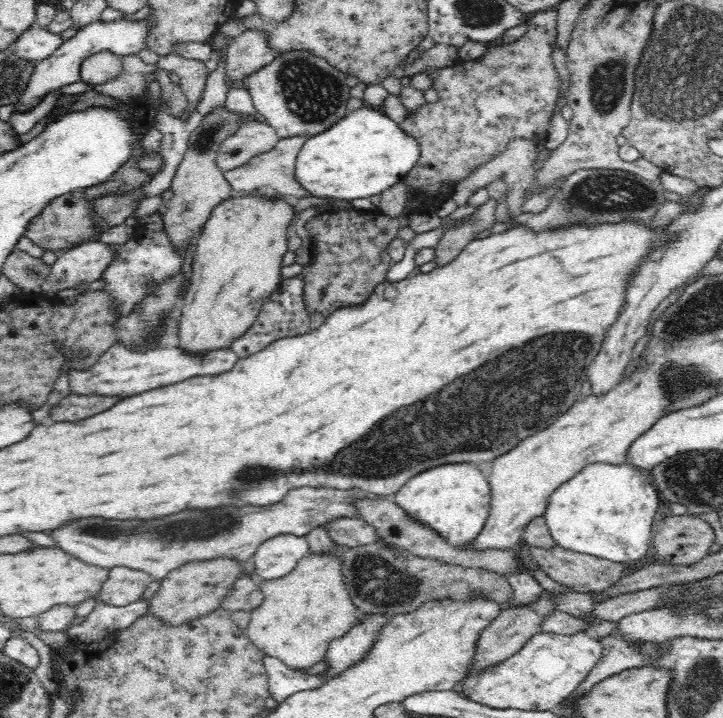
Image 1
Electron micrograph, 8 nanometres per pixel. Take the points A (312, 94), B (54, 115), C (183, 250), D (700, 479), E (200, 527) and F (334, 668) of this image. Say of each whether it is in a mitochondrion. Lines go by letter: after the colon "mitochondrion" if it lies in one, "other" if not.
A: mitochondrion
B: other
C: other
D: mitochondrion
E: mitochondrion
F: other

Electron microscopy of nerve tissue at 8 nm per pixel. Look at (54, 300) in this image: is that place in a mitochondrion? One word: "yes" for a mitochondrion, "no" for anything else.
no

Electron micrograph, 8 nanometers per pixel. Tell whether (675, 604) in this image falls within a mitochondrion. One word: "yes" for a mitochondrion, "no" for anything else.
no

